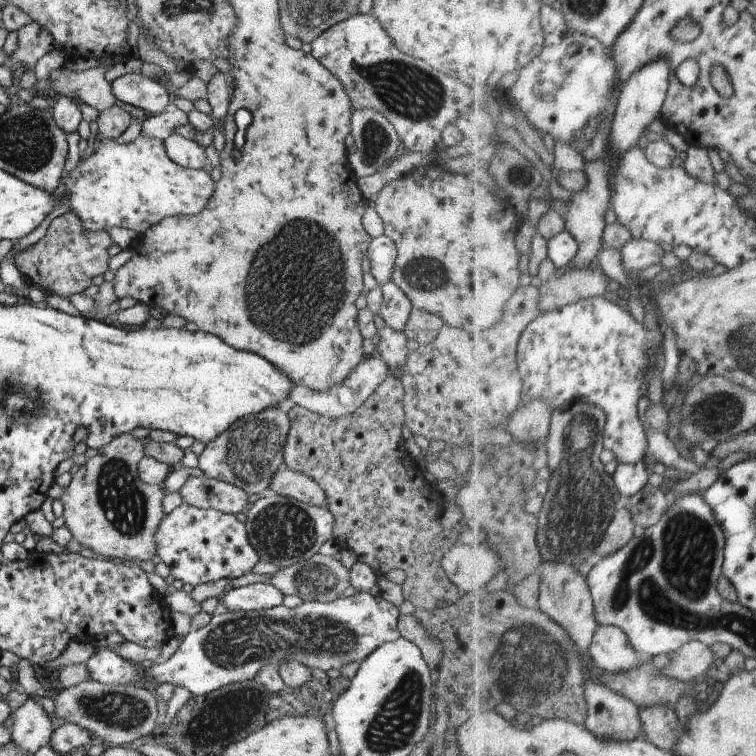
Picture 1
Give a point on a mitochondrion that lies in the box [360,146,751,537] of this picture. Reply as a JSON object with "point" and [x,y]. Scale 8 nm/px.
{"point":[715,413]}

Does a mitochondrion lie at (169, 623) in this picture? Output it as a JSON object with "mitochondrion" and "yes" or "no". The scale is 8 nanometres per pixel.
{"mitochondrion":"no"}

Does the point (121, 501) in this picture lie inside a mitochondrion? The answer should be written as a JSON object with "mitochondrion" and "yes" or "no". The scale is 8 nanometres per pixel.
{"mitochondrion":"yes"}

